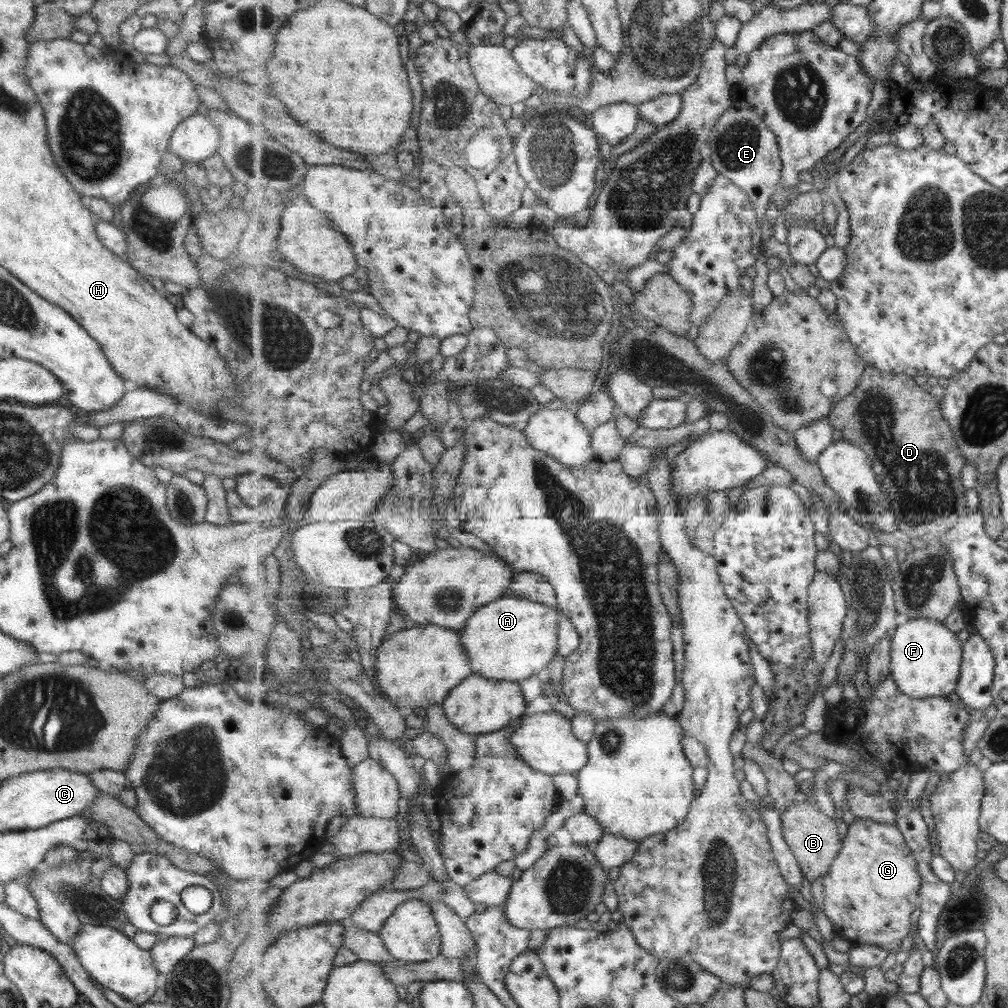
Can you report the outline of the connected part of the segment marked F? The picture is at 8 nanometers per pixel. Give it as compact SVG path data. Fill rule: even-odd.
M915 618L907 621L894 632L891 642L890 674L899 685L899 690L911 698L946 697L955 692L962 673L964 644L959 642L957 634L944 623L934 619Z

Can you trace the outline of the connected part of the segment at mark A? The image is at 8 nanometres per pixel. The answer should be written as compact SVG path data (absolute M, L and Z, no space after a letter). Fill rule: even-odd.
M503 596L487 606L479 609L460 631L463 647L467 651L474 674L485 678L501 681L520 682L523 679L542 676L546 666L559 652L559 620L562 612L558 609L547 607L539 602L532 602L523 598Z

